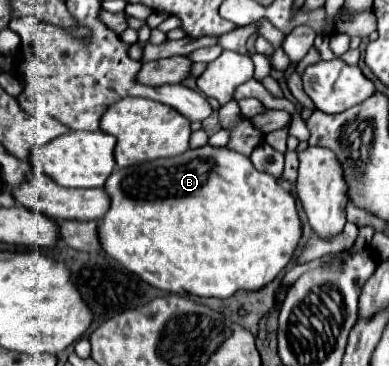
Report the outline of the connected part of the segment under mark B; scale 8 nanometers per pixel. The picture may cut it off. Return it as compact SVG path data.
M205 144L201 148L195 150L187 150L181 156L175 158L159 158L153 162L143 162L135 168L115 168L115 172L111 174L111 178L105 184L107 194L111 196L111 208L103 218L103 226L99 222L99 240L101 240L101 248L115 258L117 262L121 262L129 272L137 274L141 280L145 280L147 284L165 290L165 292L173 292L173 294L193 294L193 296L213 296L213 298L231 298L235 292L239 290L247 290L247 292L257 292L261 288L265 288L271 280L275 280L275 276L279 272L283 272L283 268L291 262L301 234L303 234L303 224L299 218L299 210L297 210L297 202L295 198L277 182L277 178L273 178L271 174L259 172L255 170L255 166L251 164L251 160L231 148L217 148L211 144Z

